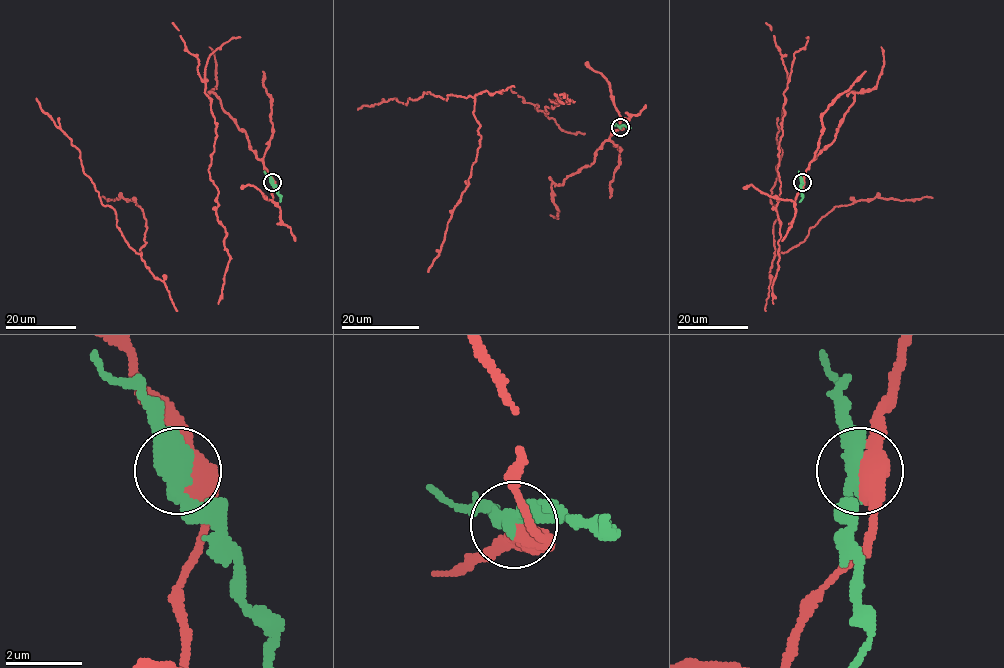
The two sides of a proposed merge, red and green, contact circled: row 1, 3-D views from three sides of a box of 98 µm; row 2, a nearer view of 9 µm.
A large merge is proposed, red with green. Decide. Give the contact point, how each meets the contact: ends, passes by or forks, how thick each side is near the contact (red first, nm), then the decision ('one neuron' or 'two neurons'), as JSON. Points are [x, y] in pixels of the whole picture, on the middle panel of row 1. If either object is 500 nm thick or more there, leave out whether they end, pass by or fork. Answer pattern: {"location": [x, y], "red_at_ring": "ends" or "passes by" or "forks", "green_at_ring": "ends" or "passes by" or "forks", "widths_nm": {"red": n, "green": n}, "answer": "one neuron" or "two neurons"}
{"location": [620, 127], "widths_nm": {"red": 500, "green": 480}, "answer": "two neurons"}

